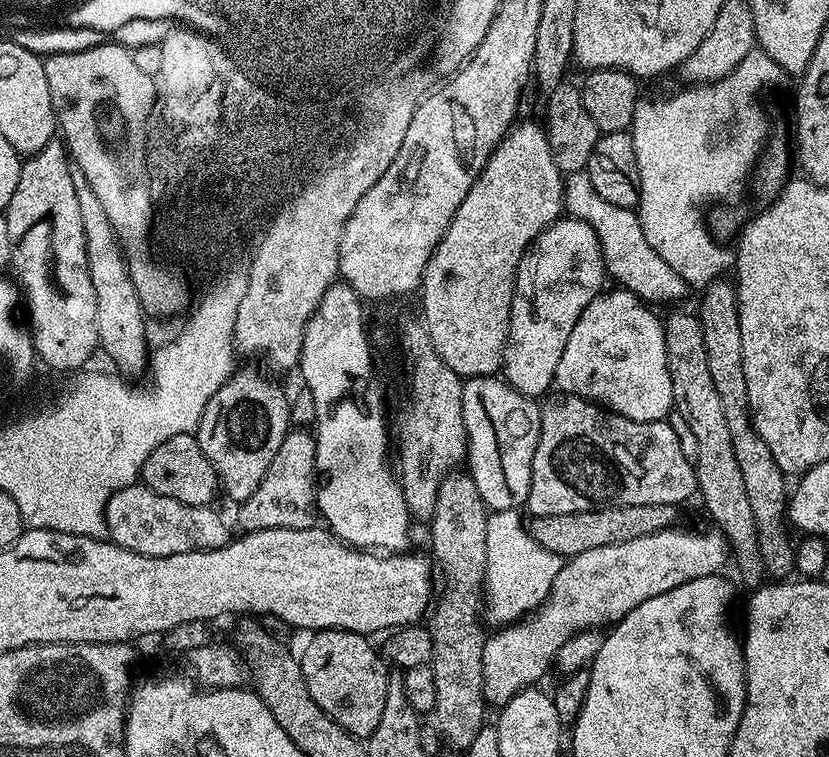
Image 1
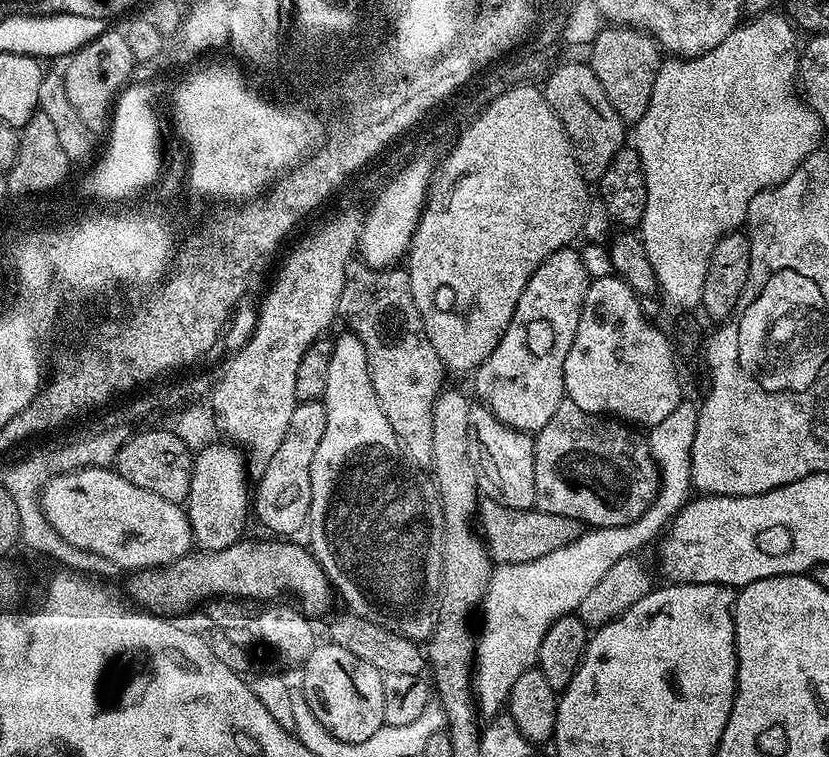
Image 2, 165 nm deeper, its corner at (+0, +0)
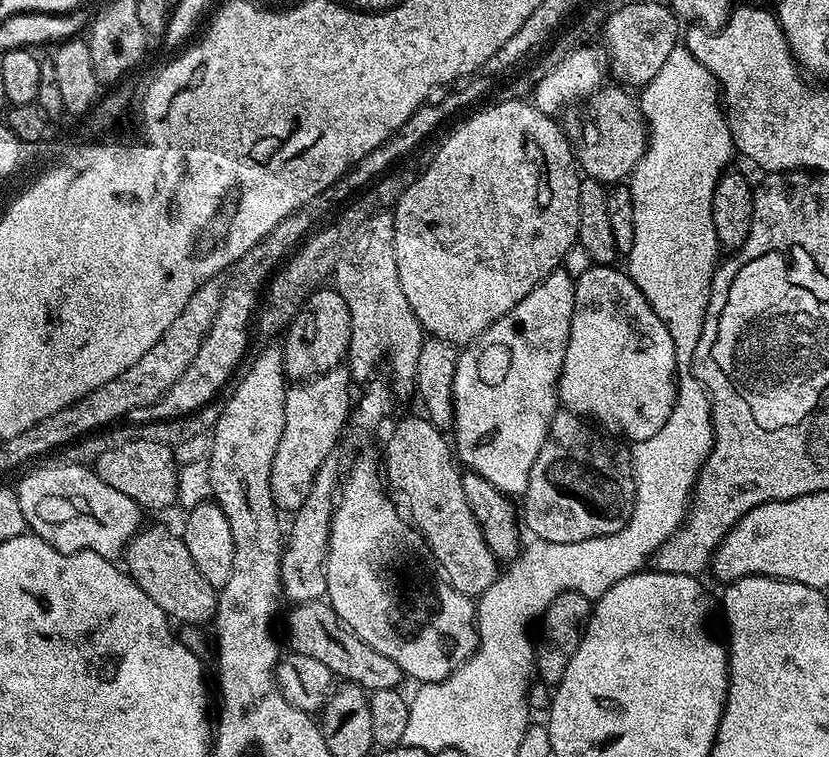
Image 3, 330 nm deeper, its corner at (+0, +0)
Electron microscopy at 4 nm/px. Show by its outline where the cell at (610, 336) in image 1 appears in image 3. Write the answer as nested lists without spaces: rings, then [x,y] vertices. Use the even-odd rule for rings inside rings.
[[[588,266],[581,271],[579,276],[575,277],[574,314],[570,322],[570,338],[566,346],[566,358],[562,362],[562,370],[560,371],[558,400],[567,411],[573,412],[575,416],[589,422],[595,422],[601,429],[607,430],[625,441],[635,442],[646,438],[654,438],[654,434],[658,434],[658,430],[662,430],[662,426],[666,426],[666,422],[670,418],[670,410],[674,410],[677,377],[674,338],[670,338],[670,330],[666,330],[662,318],[658,318],[658,314],[654,314],[650,302],[646,302],[642,290],[638,290],[638,286],[633,282],[627,271],[620,269],[619,272],[618,269],[619,267],[616,266]]]

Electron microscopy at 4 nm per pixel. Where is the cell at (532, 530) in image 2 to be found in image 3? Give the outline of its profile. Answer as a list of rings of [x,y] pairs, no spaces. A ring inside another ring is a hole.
[[[420,414],[398,421],[384,448],[382,472],[387,483],[408,499],[411,523],[427,544],[448,584],[462,594],[479,598],[495,582],[502,568],[468,505],[466,490],[462,490],[461,465],[454,459],[449,437],[447,440],[444,436],[441,429]]]

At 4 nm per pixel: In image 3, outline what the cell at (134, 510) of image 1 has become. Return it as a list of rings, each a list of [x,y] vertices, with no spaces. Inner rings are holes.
[[[48,464],[32,472],[15,489],[28,528],[60,552],[93,552],[109,558],[123,553],[140,531],[142,509],[122,490],[106,486],[91,467],[83,464]]]

